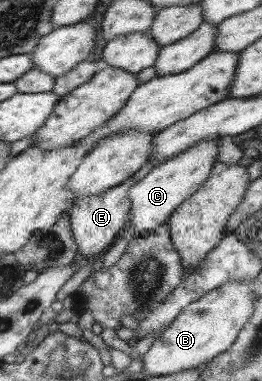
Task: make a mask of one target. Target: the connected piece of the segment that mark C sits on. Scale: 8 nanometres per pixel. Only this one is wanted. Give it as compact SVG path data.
M221 138L201 140L188 151L181 152L180 155L160 165L155 165L145 178L134 183L130 190L130 198L133 201L130 226L136 228L141 234L161 227L185 200L201 190L219 160L221 149L218 148L218 143L222 143Z

